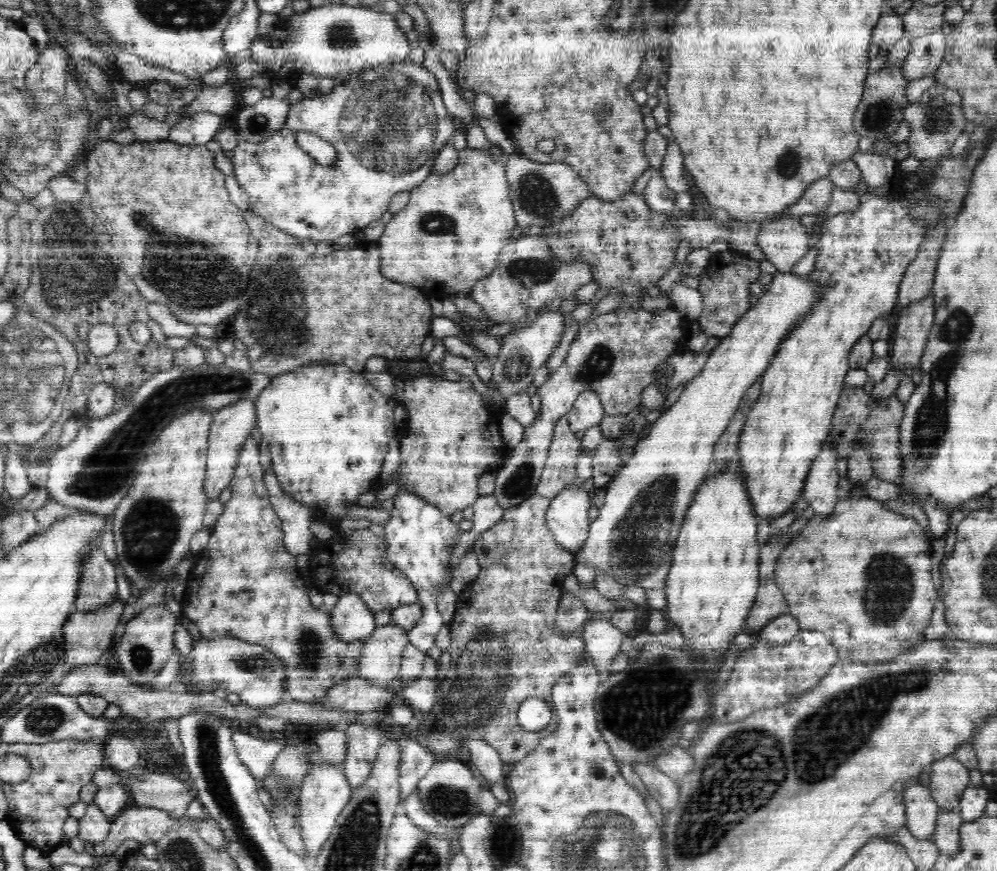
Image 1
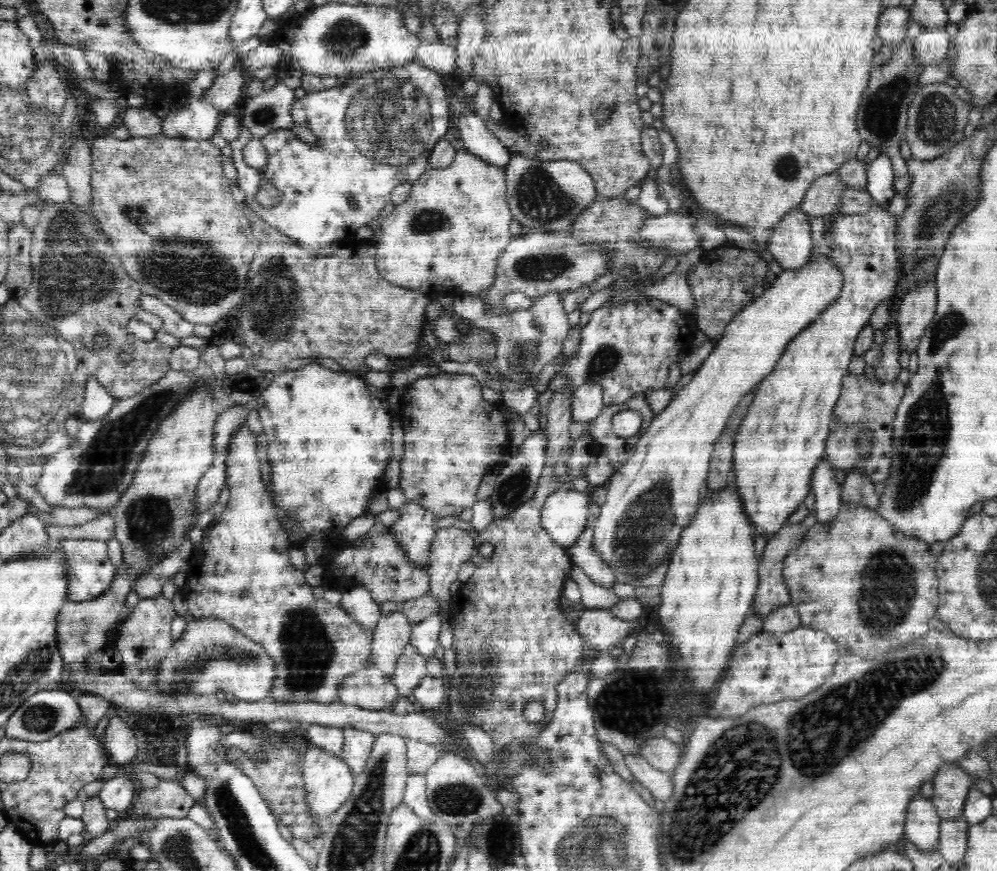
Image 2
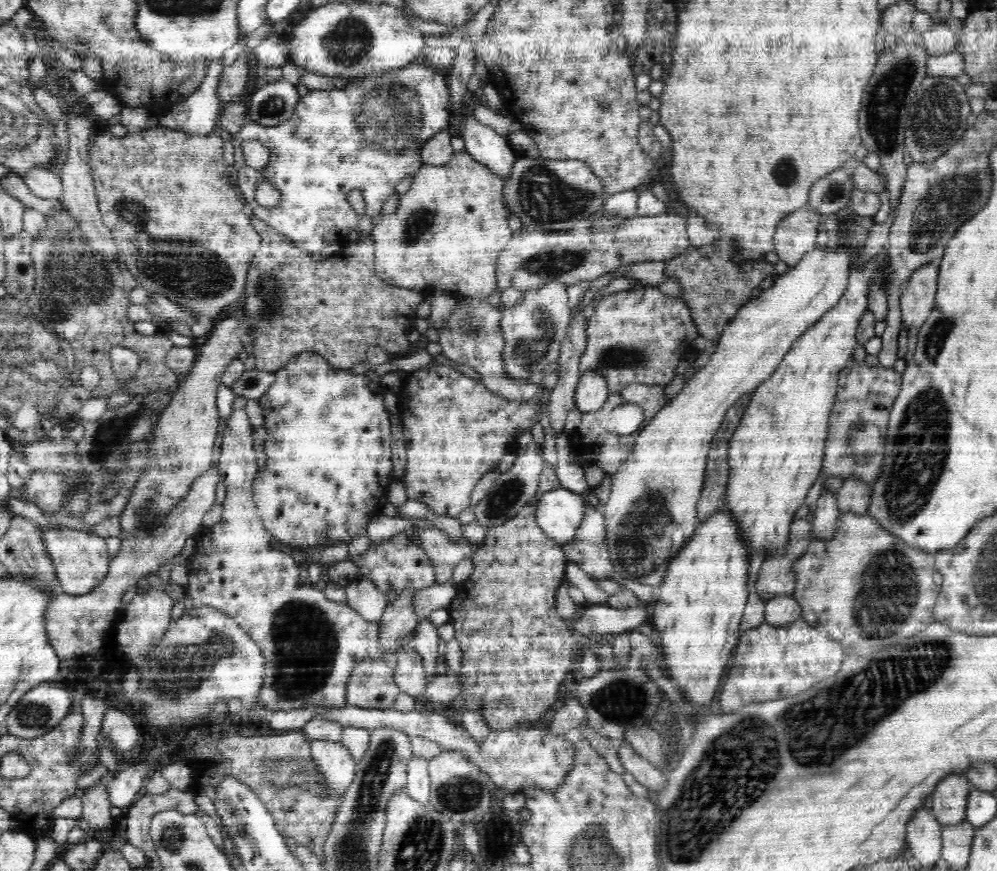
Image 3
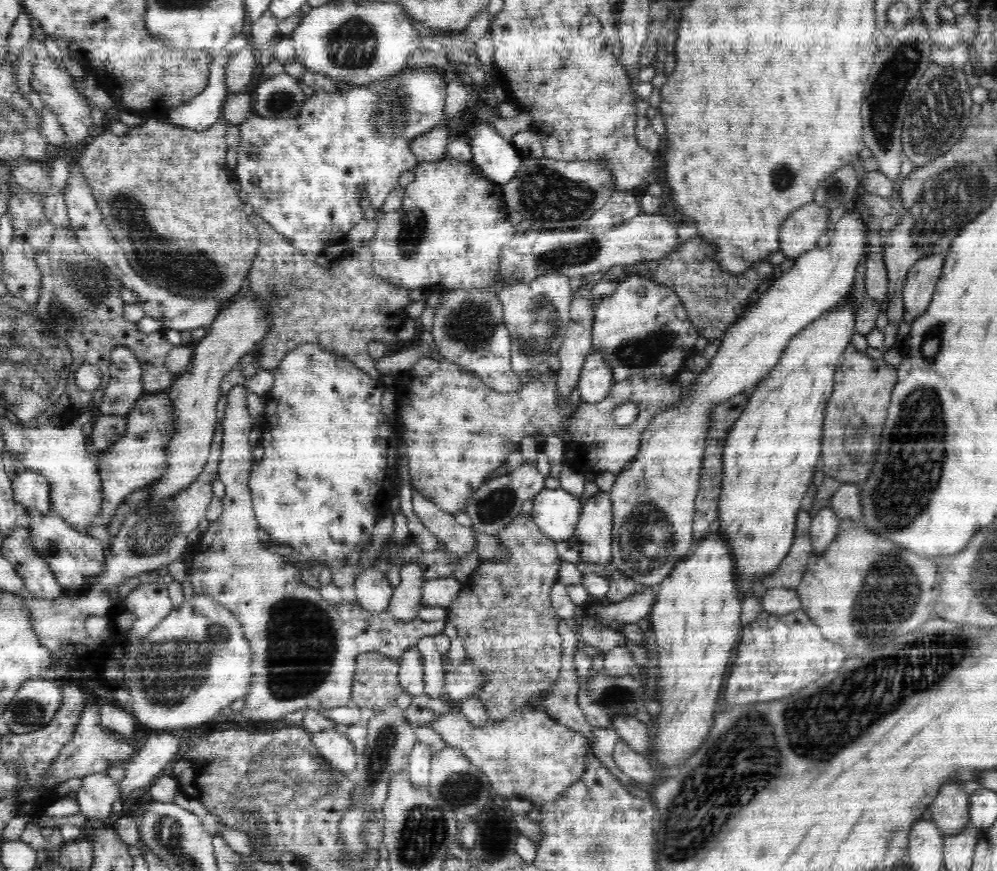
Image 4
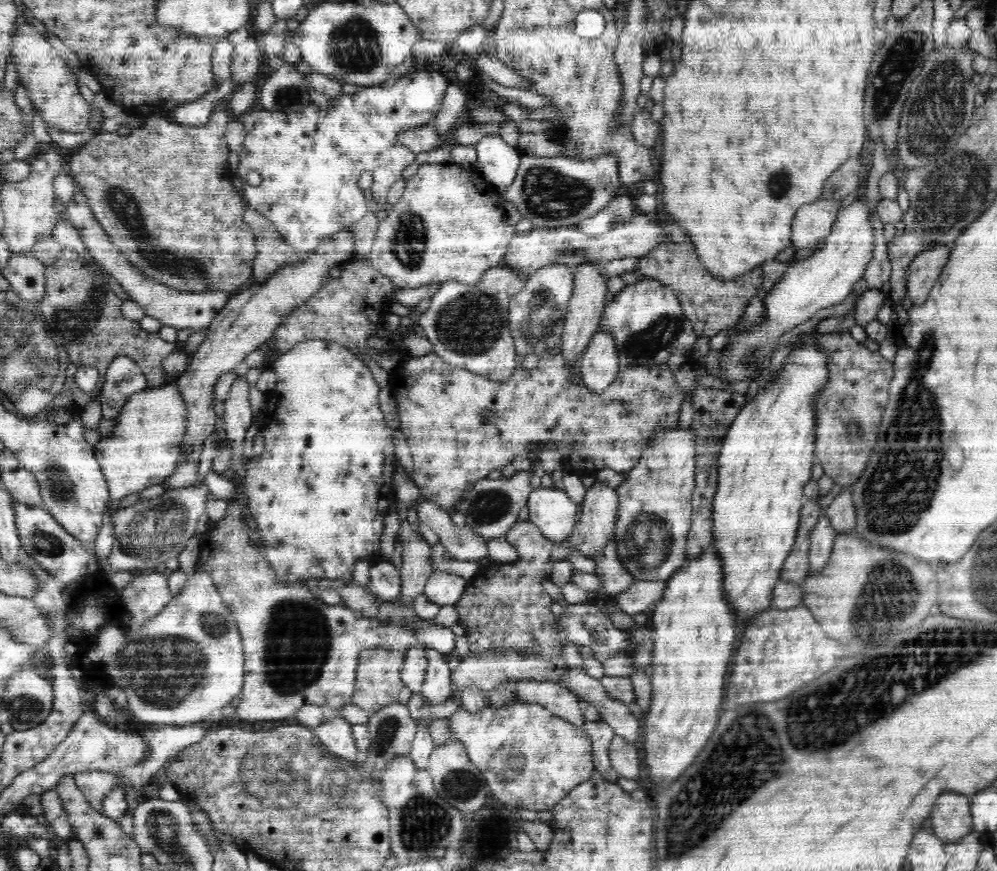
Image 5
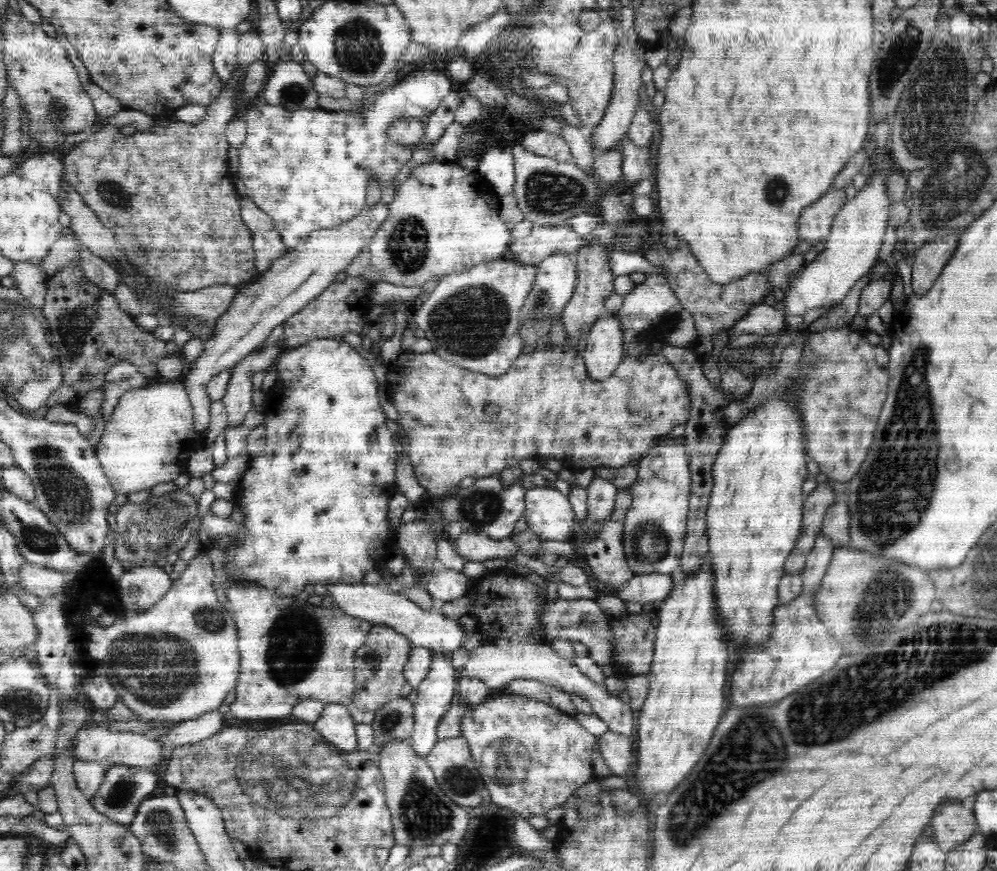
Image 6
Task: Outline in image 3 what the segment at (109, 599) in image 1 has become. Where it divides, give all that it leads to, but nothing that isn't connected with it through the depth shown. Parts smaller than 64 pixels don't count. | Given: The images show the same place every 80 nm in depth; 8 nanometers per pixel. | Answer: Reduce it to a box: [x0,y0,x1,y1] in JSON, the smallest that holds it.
[41,525,111,596]

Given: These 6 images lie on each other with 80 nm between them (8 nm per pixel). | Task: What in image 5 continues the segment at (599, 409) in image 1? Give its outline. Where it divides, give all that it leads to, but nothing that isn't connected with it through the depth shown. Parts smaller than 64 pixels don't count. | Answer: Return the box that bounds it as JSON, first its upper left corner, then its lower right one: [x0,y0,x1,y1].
[580,328,620,391]

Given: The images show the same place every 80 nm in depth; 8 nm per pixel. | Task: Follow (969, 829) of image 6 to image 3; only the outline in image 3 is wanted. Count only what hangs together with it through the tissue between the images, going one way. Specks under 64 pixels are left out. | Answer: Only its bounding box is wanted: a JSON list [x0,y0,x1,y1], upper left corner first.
[932,776,969,826]

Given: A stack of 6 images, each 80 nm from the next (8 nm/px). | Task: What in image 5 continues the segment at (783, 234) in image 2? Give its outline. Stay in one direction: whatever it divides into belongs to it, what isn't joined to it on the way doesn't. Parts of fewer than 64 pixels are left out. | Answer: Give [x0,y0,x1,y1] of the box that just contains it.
[793,199,840,250]

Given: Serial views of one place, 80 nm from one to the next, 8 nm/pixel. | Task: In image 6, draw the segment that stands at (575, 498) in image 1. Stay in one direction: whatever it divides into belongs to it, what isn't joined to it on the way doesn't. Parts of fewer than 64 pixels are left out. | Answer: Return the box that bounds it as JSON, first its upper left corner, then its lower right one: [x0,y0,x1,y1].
[524,486,577,542]

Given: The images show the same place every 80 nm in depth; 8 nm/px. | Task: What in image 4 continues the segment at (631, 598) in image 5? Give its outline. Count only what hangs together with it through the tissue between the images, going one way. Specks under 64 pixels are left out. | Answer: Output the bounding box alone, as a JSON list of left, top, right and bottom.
[590,586,656,627]

